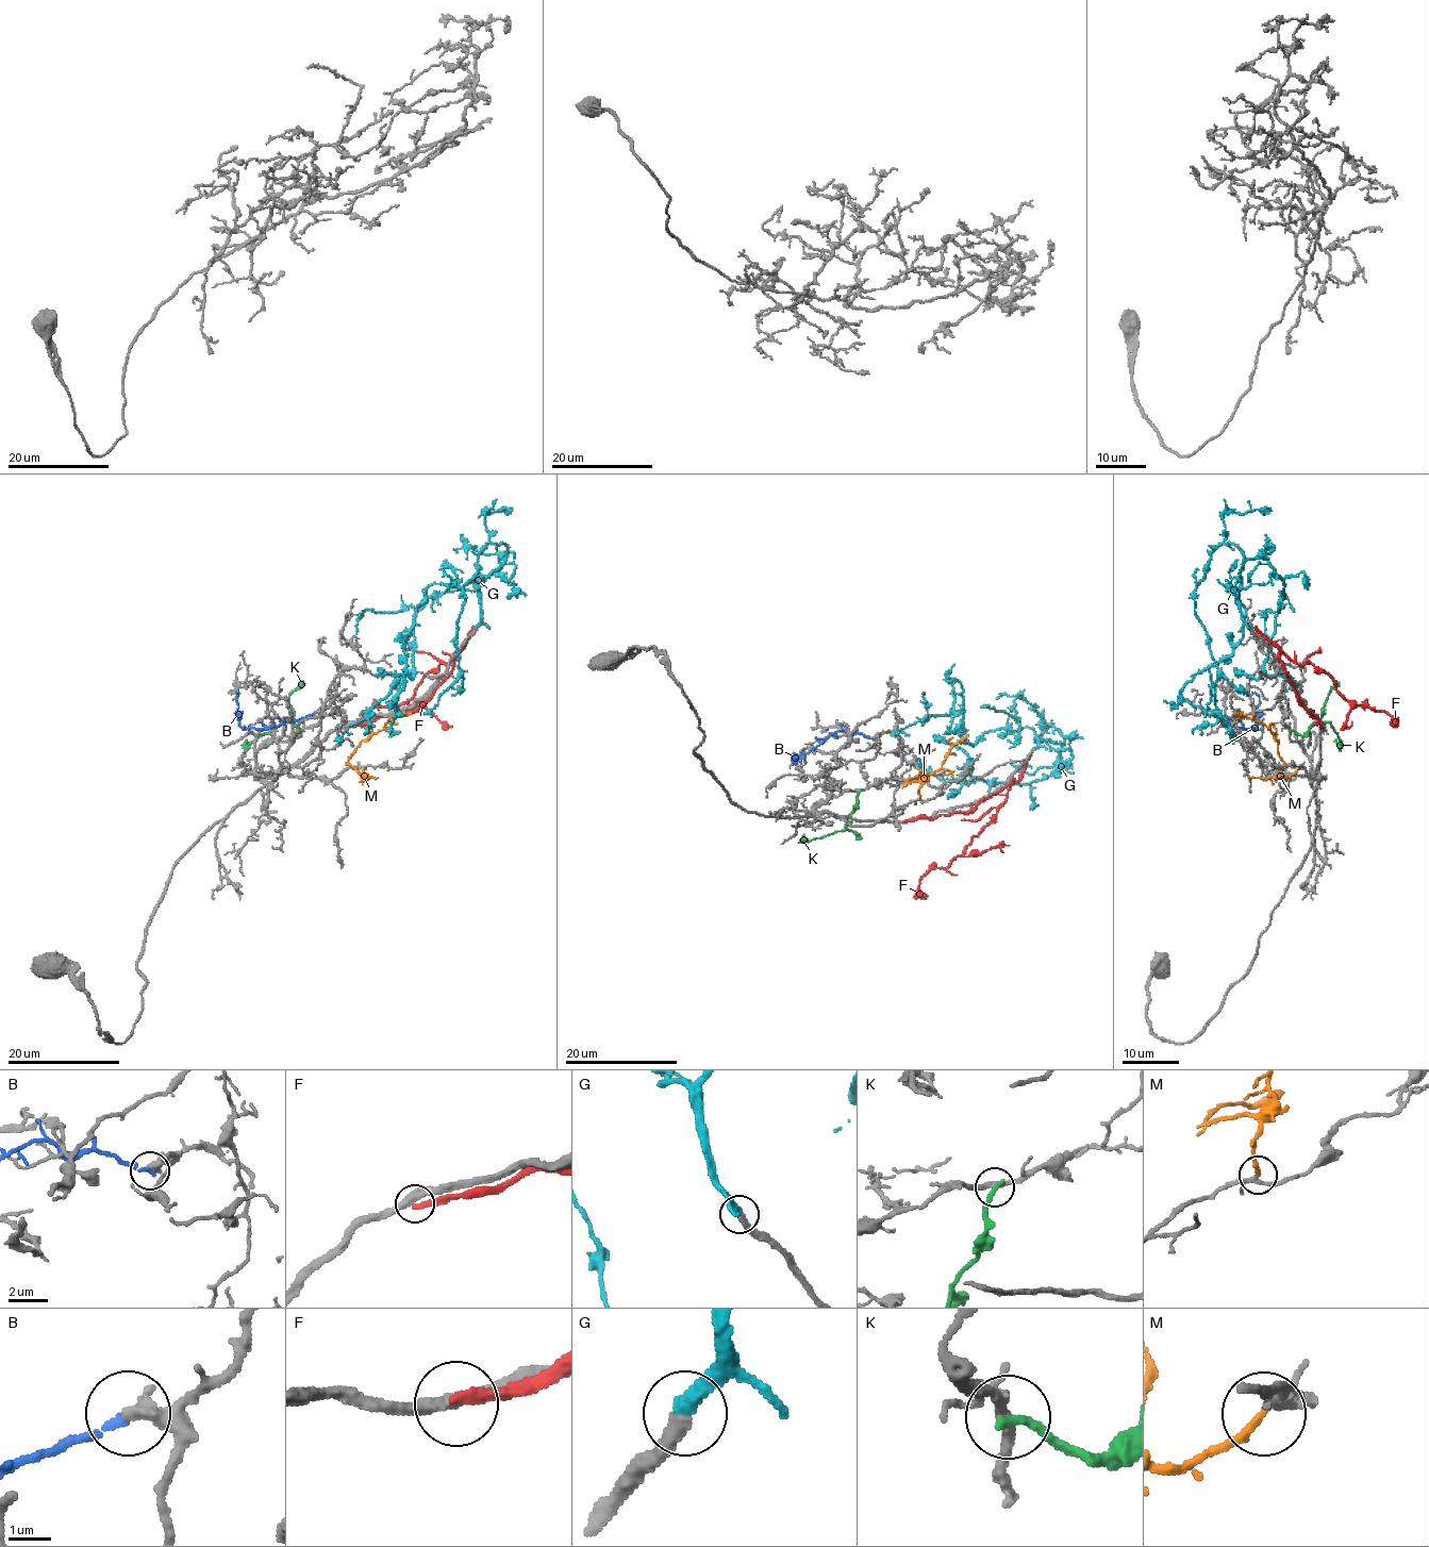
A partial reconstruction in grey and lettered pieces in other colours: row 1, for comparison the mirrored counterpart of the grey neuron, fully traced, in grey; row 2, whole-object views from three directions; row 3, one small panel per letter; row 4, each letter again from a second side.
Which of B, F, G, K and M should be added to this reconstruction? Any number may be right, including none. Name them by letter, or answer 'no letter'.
G, M

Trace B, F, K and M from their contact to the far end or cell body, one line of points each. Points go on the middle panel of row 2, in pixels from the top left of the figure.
B: (873, 738), (838, 730), (797, 758), (794, 755), (794, 760), (793, 752)
F: (903, 822), (970, 811), (1012, 779), (1003, 803), (964, 852), (946, 867), (931, 867), (920, 880), (921, 897)
K: (859, 791), (857, 803), (845, 830), (810, 841), (802, 835)
M: (920, 799), (920, 783), (904, 783), (937, 770), (948, 751), (968, 734)

